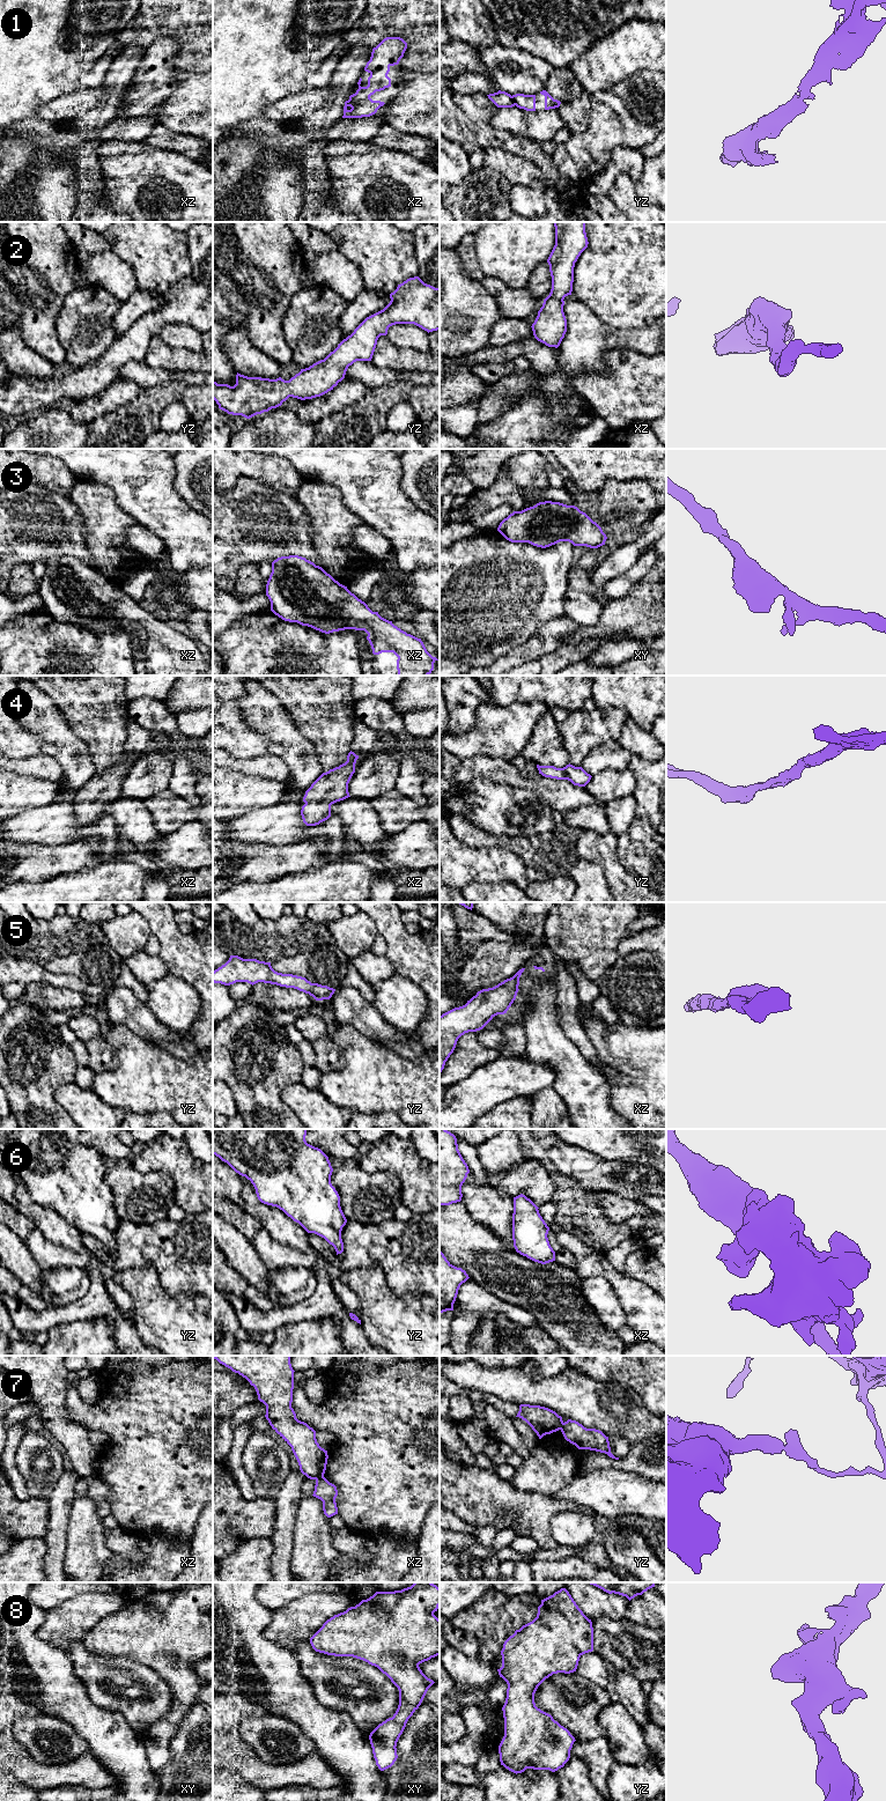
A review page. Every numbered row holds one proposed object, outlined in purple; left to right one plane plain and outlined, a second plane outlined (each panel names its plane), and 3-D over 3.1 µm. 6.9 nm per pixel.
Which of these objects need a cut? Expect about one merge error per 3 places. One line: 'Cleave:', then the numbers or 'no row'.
Cleave: 7

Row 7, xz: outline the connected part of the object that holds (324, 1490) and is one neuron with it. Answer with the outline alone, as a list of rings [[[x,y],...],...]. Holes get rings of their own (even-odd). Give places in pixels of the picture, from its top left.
[[[325,1477],[317,1478],[313,1497],[323,1501],[323,1511],[327,1518],[338,1514],[335,1498],[338,1496],[337,1486],[330,1483]]]

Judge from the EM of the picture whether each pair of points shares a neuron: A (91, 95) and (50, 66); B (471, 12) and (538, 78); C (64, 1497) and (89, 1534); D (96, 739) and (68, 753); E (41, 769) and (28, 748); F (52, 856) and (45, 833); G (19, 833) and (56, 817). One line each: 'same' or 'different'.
A: different
B: different
C: different
D: different
E: different
F: different
G: same

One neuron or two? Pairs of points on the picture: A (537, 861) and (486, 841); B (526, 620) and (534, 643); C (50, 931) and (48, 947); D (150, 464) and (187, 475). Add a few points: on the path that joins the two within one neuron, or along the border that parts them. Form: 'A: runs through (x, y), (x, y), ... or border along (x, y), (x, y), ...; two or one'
A: runs through (524, 848), (519, 844), (499, 841); one
B: border along (554, 619), (545, 622), (522, 644), (510, 651); two
C: runs through (50, 935), (48, 944); one
D: border along (174, 460), (174, 489), (183, 499); two

